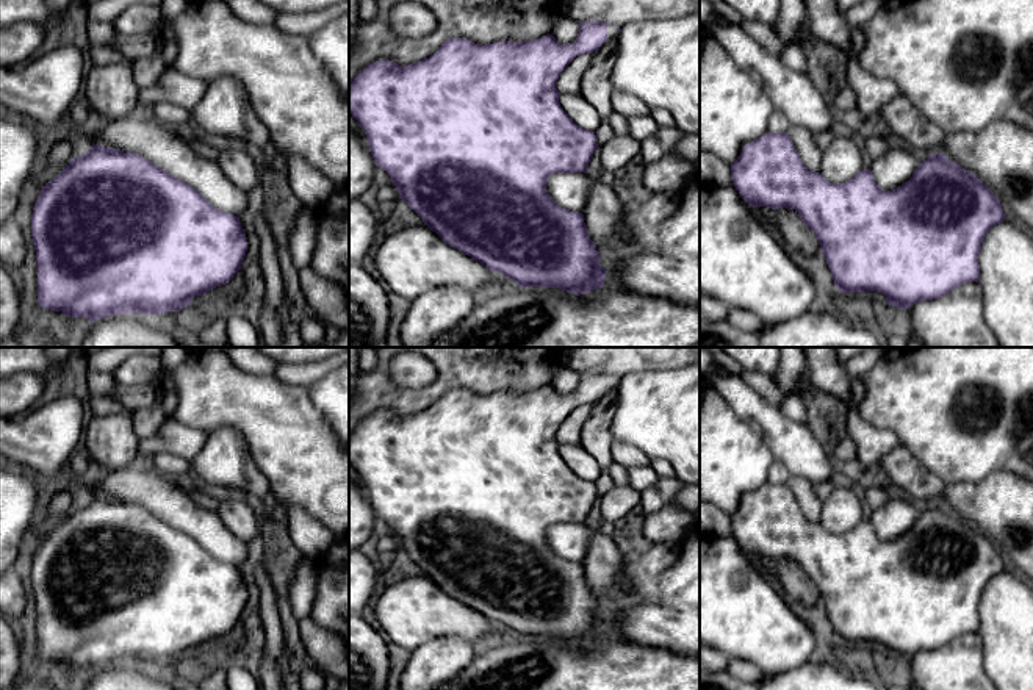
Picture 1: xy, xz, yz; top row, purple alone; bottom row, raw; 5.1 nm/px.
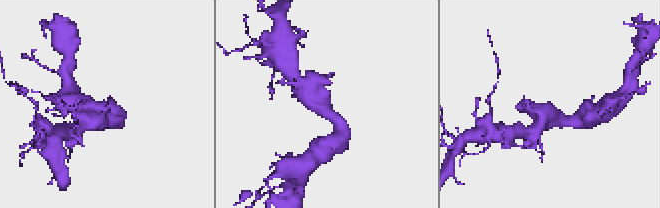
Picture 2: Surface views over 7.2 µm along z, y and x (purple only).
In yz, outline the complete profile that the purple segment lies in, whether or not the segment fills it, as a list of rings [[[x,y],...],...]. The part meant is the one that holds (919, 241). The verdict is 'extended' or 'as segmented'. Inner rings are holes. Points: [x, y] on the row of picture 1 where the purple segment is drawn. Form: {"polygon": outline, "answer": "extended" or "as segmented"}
{"polygon": [[[767,131],[743,146],[731,164],[731,180],[750,207],[798,213],[815,233],[839,291],[883,293],[887,305],[902,310],[978,282],[983,239],[1006,219],[994,192],[944,153],[931,153],[908,181],[892,191],[881,189],[870,169],[834,185],[803,164],[787,131]]], "answer": "as segmented"}

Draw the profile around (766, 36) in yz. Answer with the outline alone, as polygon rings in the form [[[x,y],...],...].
[[[742,20],[740,27],[756,42],[765,47],[773,56],[779,56],[784,42],[776,36],[773,27],[767,27],[761,22]]]

